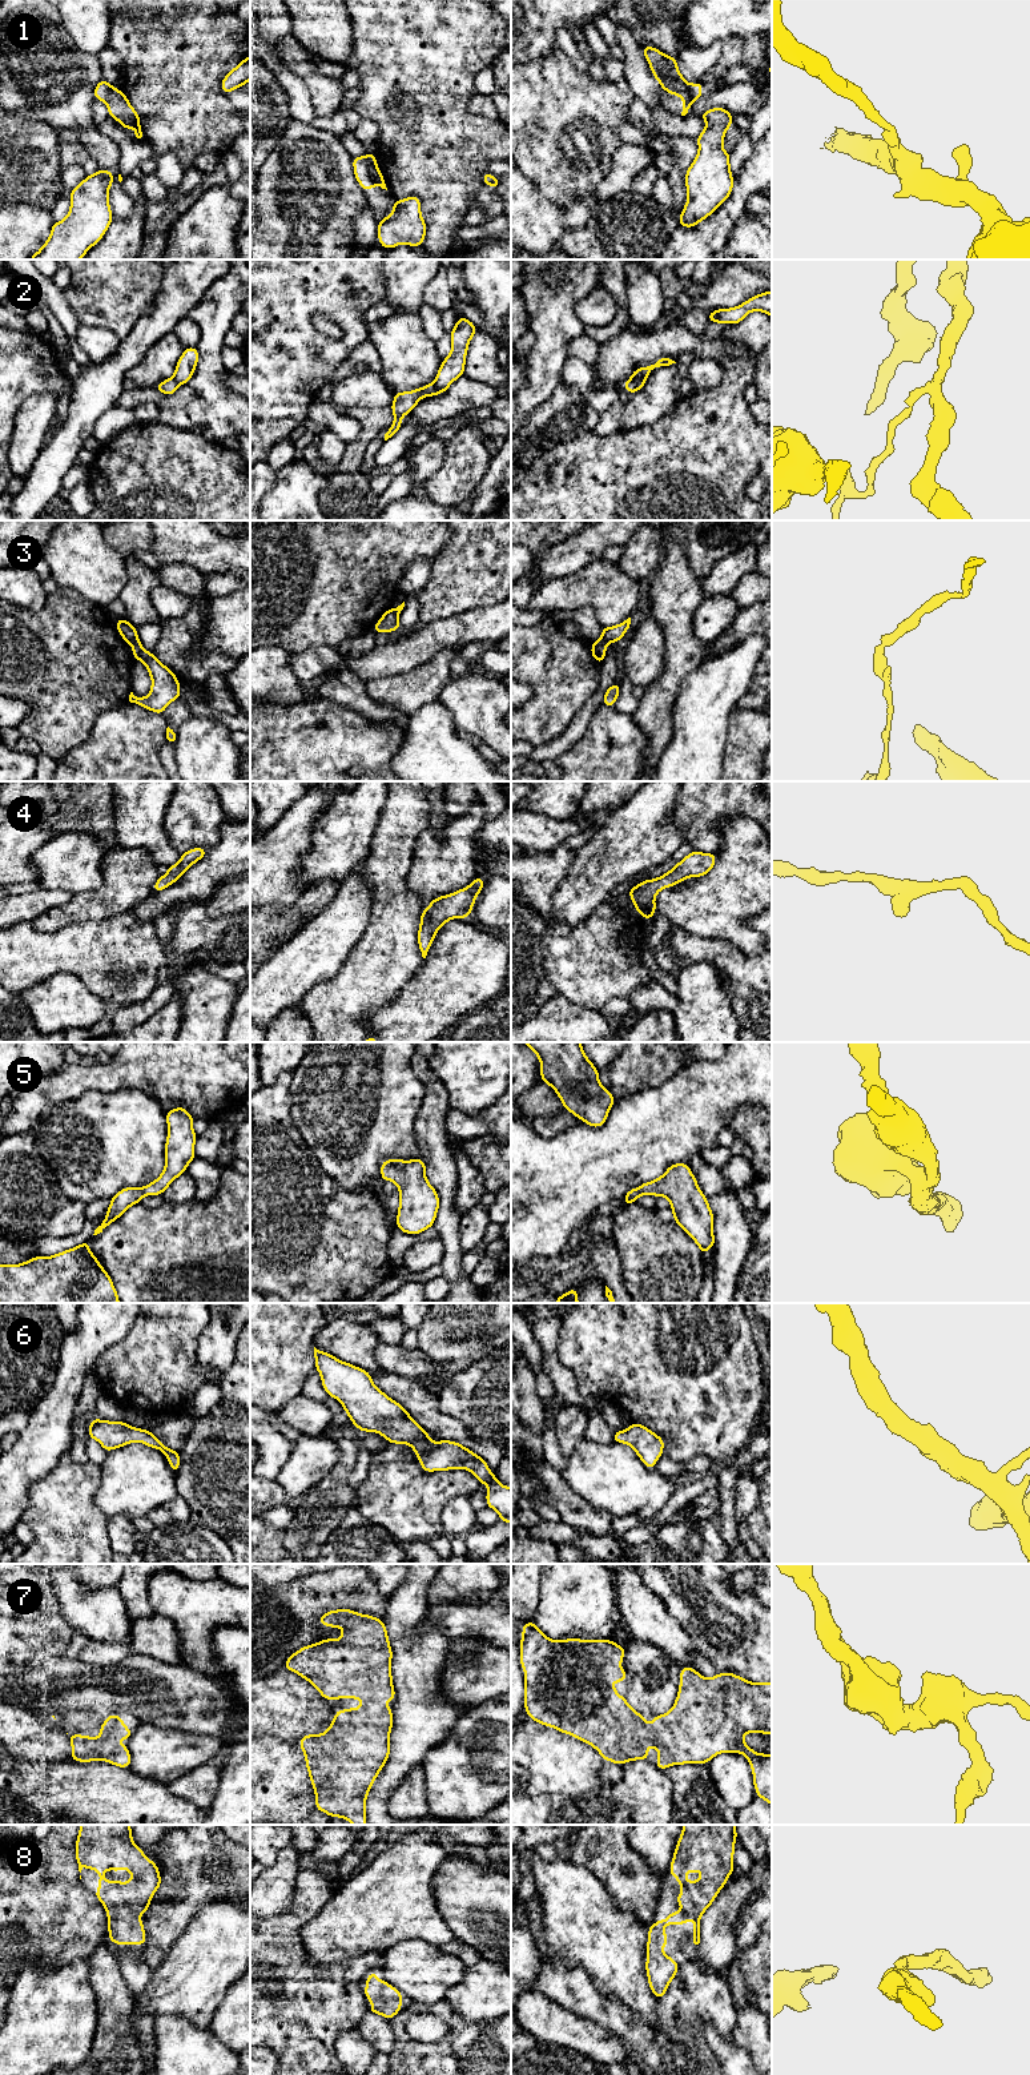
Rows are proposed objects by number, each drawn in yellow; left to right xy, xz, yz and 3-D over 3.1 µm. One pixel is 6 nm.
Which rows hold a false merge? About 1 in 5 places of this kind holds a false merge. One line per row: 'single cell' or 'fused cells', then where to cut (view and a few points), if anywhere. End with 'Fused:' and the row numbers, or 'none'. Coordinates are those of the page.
1: fused cells | xz (370, 153), (374, 159), (370, 176), (377, 184)
2: fused cells | yz (646, 377), (630, 379)
3: fused cells | xy (137, 638), (131, 644)
4: single cell | no cut
5: single cell | no cut
6: single cell | no cut
7: single cell | no cut
8: single cell | no cut
Fused: 1, 2, 3

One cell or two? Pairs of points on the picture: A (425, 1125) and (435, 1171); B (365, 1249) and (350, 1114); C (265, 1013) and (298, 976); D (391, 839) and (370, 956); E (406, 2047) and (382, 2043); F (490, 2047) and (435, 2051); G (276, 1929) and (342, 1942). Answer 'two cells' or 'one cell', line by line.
A: one cell
B: two cells
C: one cell
D: one cell
E: two cells
F: one cell
G: two cells

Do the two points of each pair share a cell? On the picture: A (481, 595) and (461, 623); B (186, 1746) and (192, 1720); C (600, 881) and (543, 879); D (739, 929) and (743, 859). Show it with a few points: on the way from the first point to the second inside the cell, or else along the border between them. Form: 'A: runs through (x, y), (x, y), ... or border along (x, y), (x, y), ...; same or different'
A: border along (497, 603), (438, 619); different
B: border along (159, 1725), (167, 1729), (208, 1734), (220, 1740); different
C: border along (576, 853), (568, 873), (554, 893), (554, 911); different
D: runs through (736, 912), (736, 889), (743, 883), (743, 876); same

